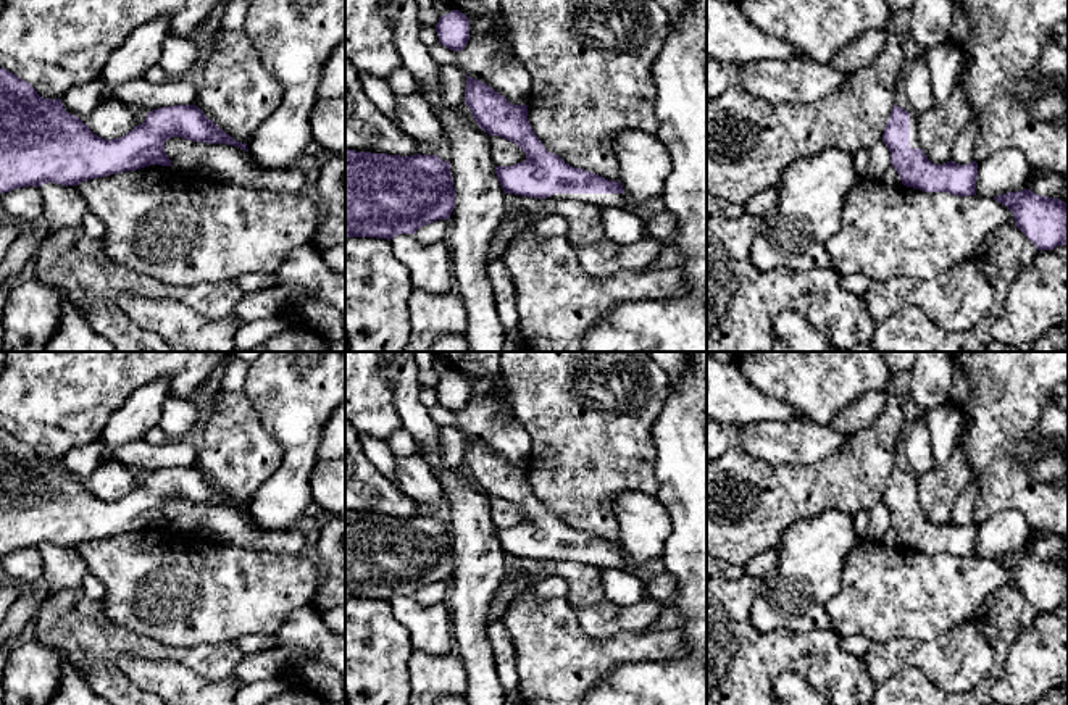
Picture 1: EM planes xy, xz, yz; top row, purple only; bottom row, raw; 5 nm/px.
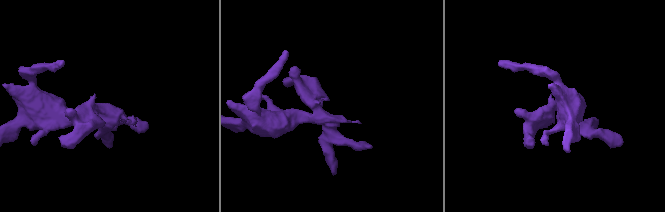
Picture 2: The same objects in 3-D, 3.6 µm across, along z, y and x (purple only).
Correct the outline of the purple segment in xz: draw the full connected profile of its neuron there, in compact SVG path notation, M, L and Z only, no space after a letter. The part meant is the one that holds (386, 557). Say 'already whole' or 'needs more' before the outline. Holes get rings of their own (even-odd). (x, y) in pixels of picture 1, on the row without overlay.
already whole | M345 510L345 597L387 600L448 581L455 569L450 523Z

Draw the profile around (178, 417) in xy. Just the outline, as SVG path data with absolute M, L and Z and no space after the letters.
M169 397L163 403L158 428L163 429L169 439L177 439L187 434L195 421L197 410L189 398Z

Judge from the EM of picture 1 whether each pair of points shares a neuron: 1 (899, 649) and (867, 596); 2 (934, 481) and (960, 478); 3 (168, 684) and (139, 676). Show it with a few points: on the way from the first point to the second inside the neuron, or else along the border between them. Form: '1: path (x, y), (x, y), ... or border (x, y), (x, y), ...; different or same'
1: border (931, 638), (871, 642); different
2: path (941, 481), (954, 478); same
3: path (162, 678), (146, 676); same

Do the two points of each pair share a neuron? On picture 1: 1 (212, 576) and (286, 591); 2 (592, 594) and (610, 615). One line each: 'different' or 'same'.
1: same
2: different

